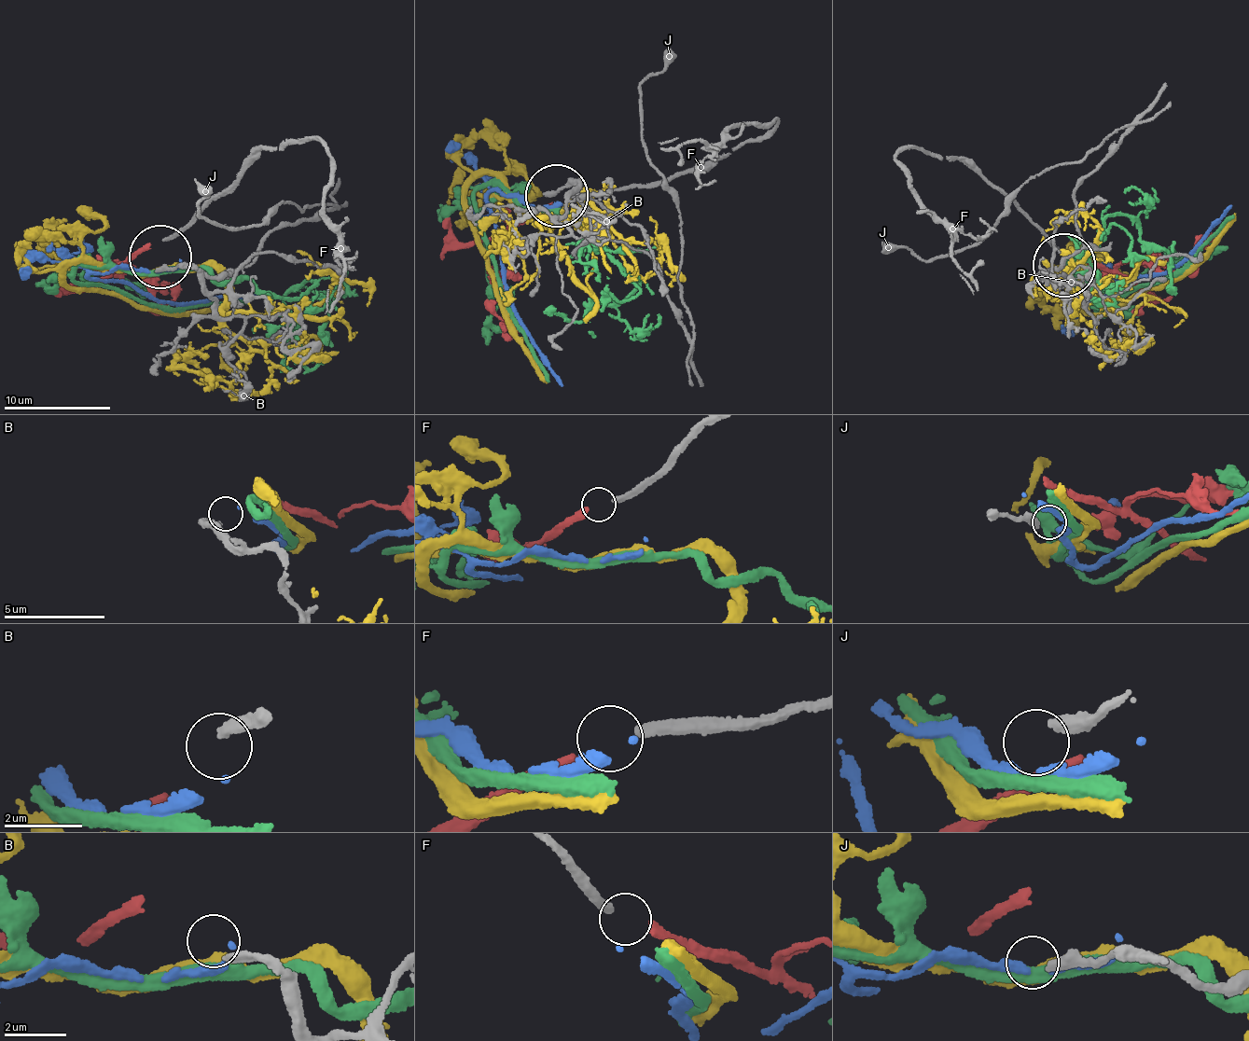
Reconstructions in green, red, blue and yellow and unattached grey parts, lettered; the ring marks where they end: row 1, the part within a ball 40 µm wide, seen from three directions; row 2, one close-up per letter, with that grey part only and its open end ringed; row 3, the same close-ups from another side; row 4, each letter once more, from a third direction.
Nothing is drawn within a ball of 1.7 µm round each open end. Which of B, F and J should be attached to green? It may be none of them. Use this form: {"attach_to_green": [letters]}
{"attach_to_green": []}

